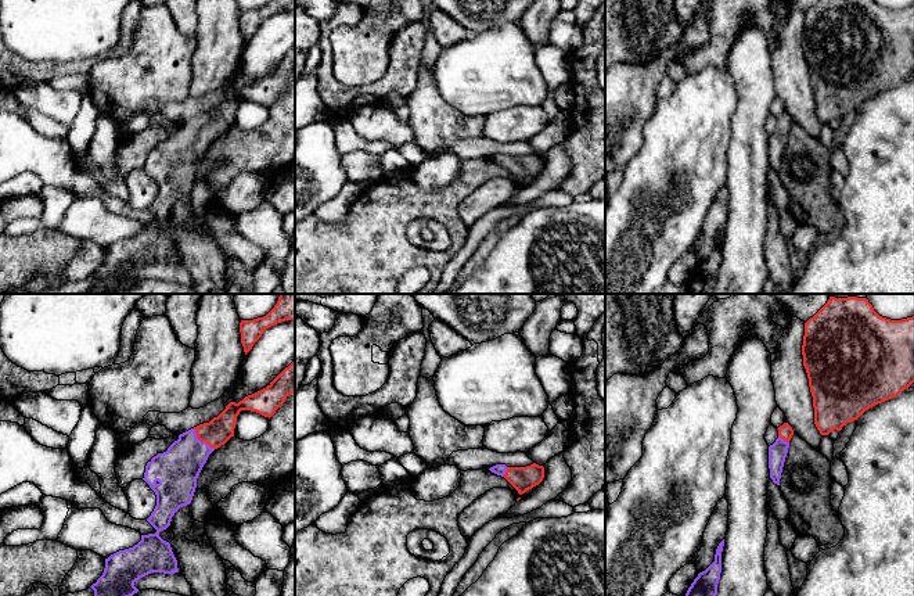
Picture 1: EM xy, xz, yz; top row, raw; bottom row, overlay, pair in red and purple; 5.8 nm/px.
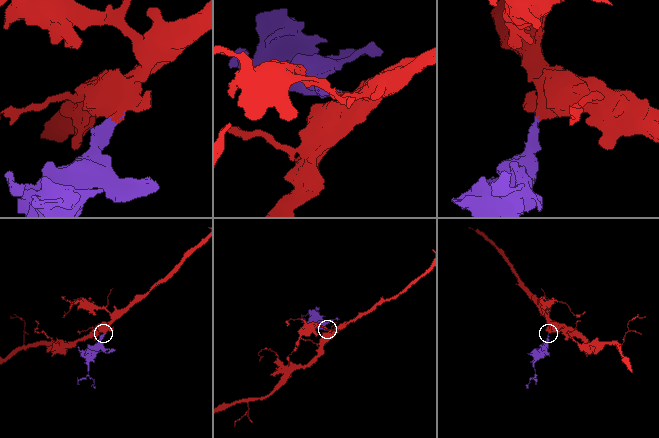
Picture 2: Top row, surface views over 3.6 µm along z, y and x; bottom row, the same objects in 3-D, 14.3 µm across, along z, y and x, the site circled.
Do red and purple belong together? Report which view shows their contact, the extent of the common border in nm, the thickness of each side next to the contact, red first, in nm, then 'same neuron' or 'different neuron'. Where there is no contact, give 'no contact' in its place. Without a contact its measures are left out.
xy | 180 nm | 160/260 nm | same neuron

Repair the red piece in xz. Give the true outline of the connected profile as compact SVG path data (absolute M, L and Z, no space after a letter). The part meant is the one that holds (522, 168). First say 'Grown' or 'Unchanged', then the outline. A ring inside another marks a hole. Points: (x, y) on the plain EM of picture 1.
Grown. M536 152L526 157L507 157L505 154L496 154L489 159L504 166L519 184L539 175L544 168L544 157Z

